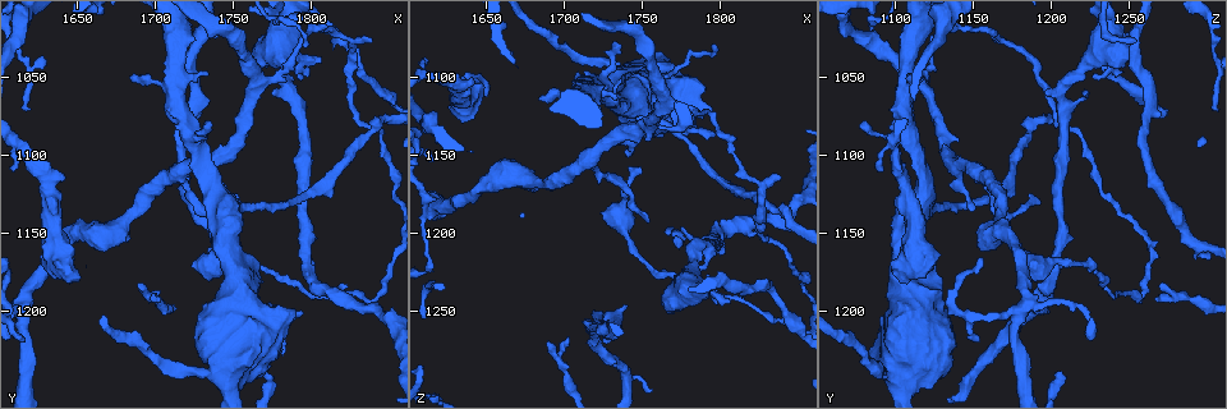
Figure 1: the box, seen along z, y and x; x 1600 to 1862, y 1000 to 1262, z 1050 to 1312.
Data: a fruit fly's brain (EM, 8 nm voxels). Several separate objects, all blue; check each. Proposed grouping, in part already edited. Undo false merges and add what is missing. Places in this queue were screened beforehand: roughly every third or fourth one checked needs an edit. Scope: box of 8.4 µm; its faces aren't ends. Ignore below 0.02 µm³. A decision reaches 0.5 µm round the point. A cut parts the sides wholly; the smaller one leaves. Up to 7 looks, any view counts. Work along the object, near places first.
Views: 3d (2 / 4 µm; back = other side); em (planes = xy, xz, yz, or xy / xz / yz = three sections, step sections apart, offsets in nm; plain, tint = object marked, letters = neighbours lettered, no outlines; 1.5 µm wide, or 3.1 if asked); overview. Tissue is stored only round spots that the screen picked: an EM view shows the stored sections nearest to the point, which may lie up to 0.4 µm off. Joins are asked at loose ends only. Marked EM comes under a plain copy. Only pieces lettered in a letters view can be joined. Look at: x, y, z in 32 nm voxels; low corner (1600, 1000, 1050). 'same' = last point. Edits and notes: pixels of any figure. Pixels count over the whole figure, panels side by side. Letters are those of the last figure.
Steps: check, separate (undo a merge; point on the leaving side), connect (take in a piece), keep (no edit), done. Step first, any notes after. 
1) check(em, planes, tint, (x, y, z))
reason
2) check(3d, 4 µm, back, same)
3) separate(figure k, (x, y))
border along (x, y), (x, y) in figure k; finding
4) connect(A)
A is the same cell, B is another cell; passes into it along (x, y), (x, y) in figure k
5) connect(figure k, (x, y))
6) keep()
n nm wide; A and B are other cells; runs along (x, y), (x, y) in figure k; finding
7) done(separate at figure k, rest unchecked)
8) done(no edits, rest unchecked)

check(em, xz, step 8, letters, (1710, 1112, 1152))
side arm on a straight run

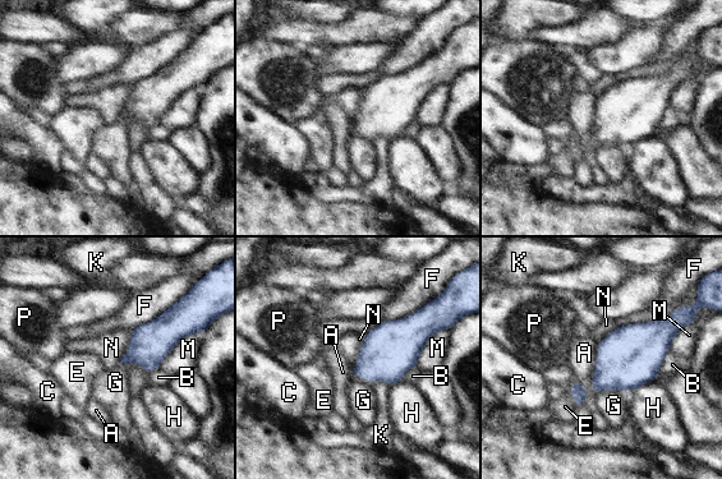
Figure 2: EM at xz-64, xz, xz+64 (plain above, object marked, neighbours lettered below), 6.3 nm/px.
keep()
A, B, C, E, F, G, H, K, M, N and P are other cells; border along (598, 345), (593, 374), (597, 396) in figure 2; continuous, no second neuron

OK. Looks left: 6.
check(3d, 4 µm, (1768, 1134, 1132))
sudden change in width

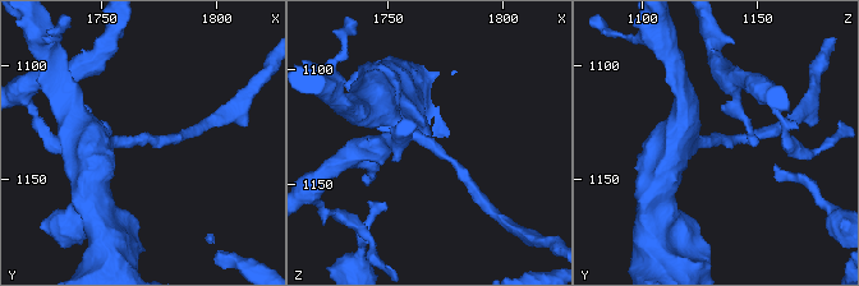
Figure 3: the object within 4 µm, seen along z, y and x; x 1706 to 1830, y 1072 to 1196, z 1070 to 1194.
check(em, planes, letters, (1767, 1133, 1132))

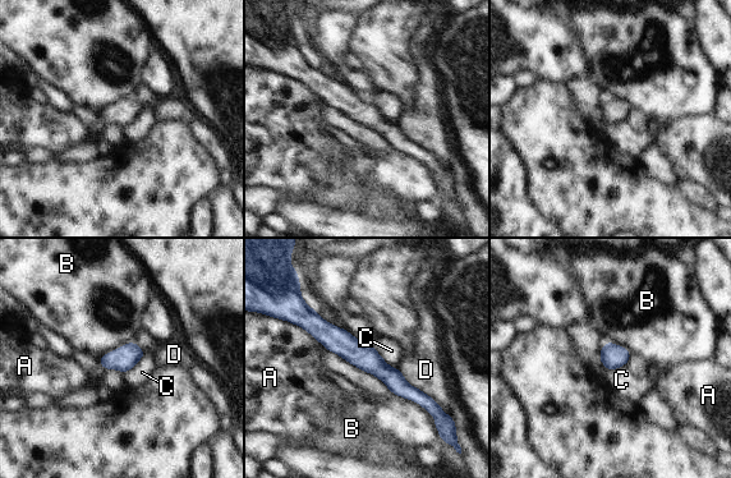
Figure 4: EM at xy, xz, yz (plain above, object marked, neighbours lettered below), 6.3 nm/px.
keep()
150 nm wide; A, B, C and D are other cells; border along (392, 393), (418, 403), (435, 418) in figure 4; all the same neuron

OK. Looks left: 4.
check(em, planes, tint, (1836, 1192, 1256))
abrupt turn

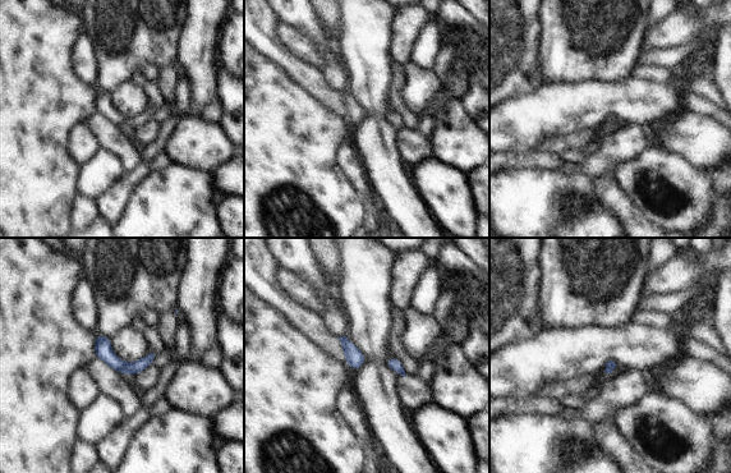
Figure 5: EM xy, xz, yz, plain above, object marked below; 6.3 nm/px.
check(em, planes, letters, same)

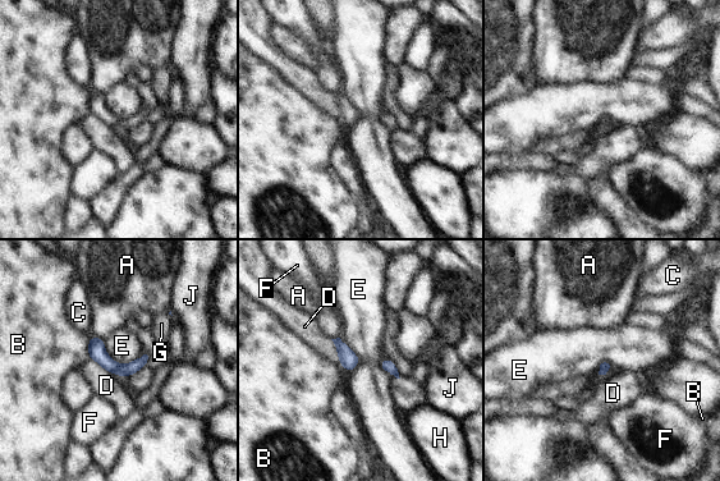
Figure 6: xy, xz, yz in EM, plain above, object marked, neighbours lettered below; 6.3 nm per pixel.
keep()
60 nm wide; A, B, C, D, E, F, G, H and J are other cells; runs along (93, 339), (115, 369), (142, 363) in figure 6; continuous, no second neuron

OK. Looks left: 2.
done(no edits, rest unchecked)

